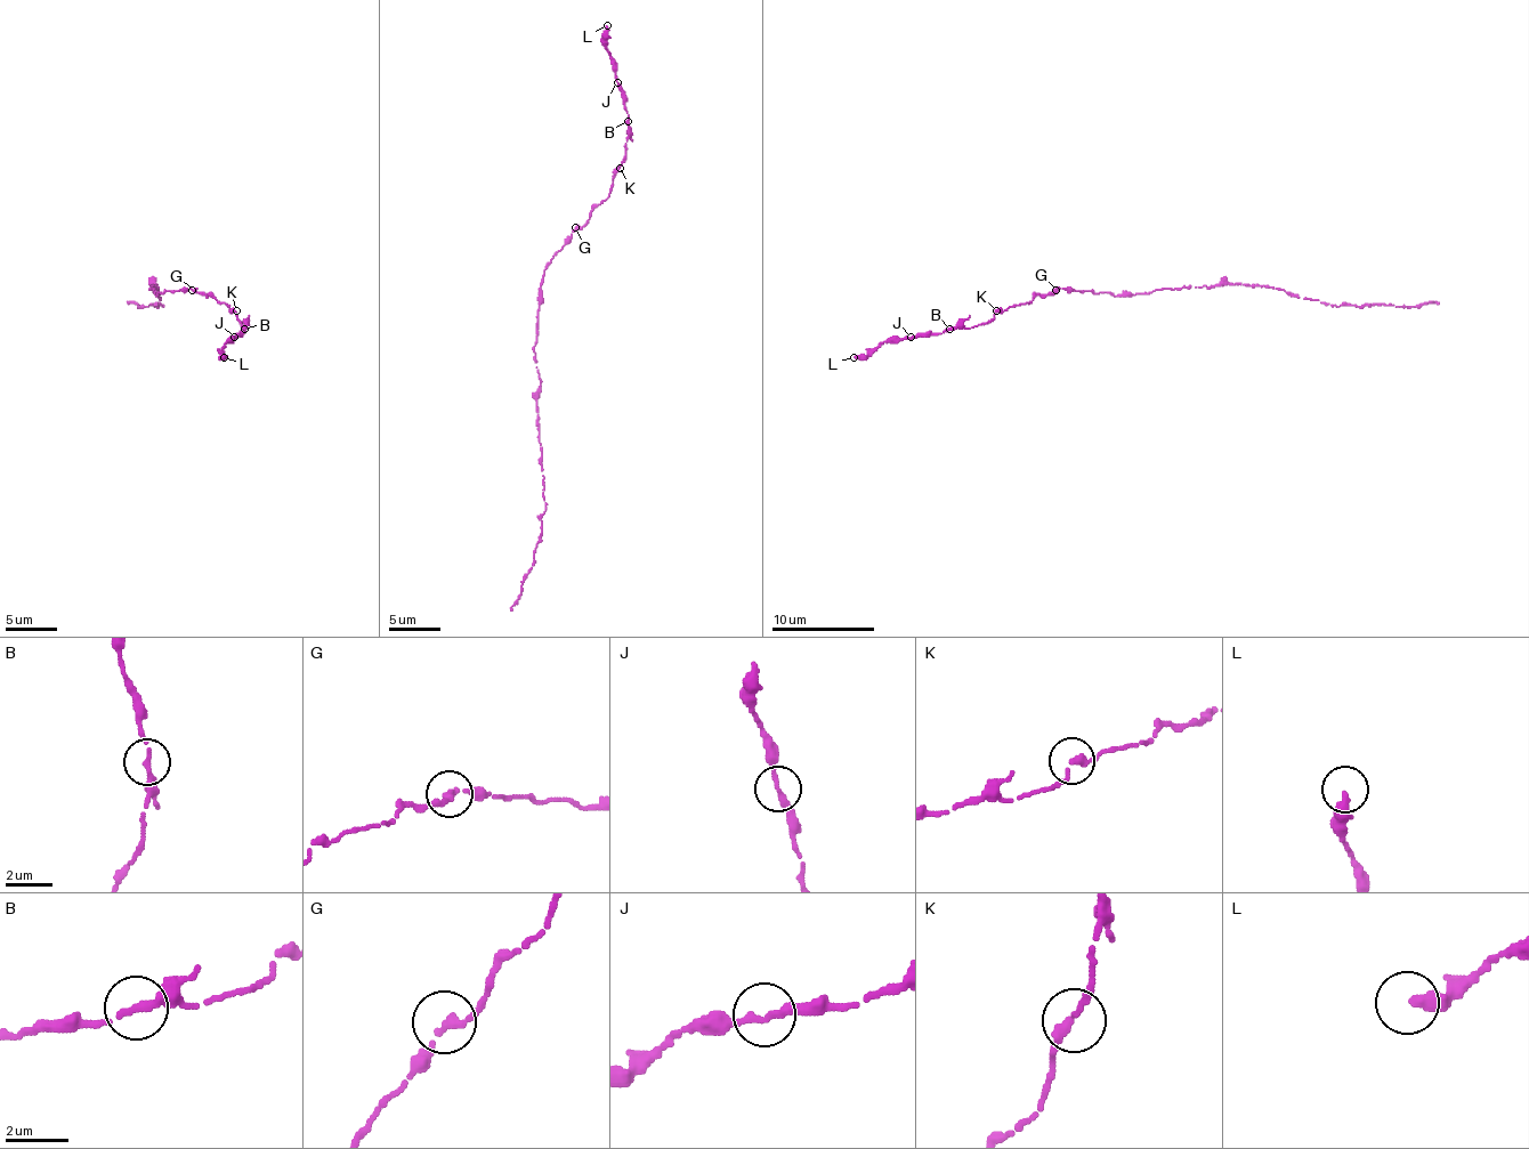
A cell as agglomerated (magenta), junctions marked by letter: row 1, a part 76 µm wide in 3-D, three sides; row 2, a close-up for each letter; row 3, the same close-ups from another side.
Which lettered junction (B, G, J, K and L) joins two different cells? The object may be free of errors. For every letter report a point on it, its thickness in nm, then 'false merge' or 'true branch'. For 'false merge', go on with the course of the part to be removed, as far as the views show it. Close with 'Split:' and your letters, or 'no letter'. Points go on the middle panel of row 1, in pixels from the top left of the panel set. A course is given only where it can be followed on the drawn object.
B: (628, 121) | 240 nm | true branch
G: (575, 227) | 220 nm | true branch
J: (617, 82) | 240 nm | true branch
K: (620, 168) | 260 nm | true branch
L: (607, 25) | 400 nm | true branch
Split: no letter

